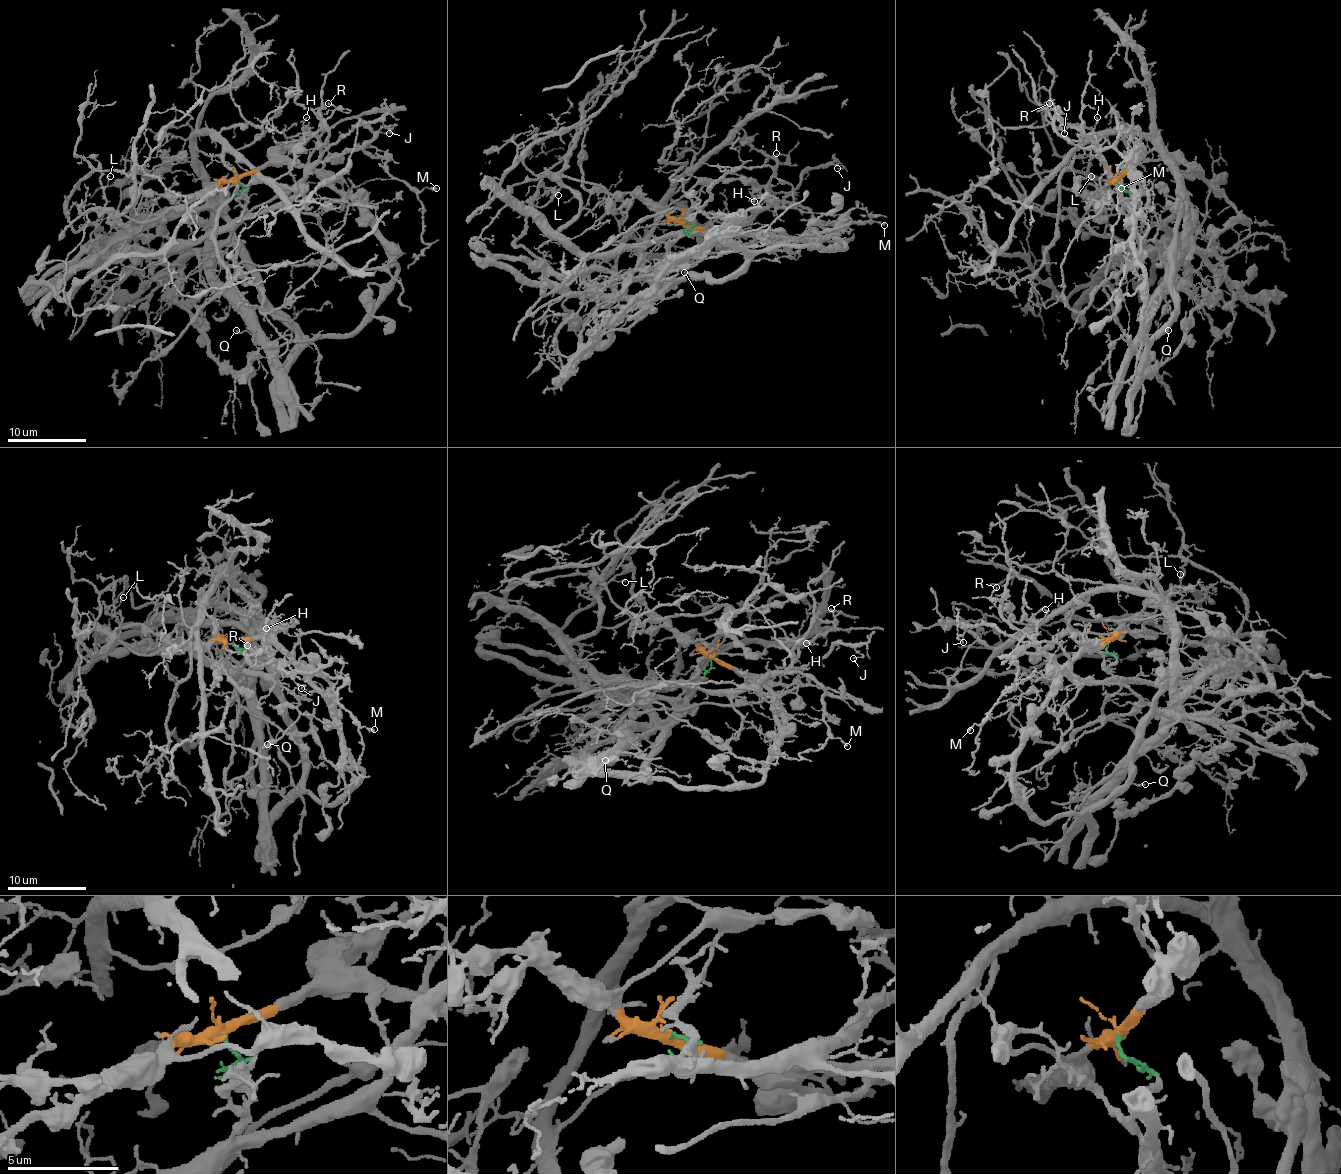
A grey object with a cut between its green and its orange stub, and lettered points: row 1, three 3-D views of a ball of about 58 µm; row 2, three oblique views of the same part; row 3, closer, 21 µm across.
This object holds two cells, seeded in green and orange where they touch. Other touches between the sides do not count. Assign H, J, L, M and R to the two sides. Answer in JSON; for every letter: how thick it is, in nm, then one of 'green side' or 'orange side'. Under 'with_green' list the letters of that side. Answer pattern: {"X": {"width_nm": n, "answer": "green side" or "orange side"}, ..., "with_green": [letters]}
{"H": {"width_nm": 150, "answer": "green side"}, "J": {"width_nm": 110, "answer": "green side"}, "L": {"width_nm": 120, "answer": "green side"}, "M": {"width_nm": 240, "answer": "green side"}, "R": {"width_nm": 150, "answer": "green side"}, "with_green": ["H", "J", "L", "M", "R"]}

